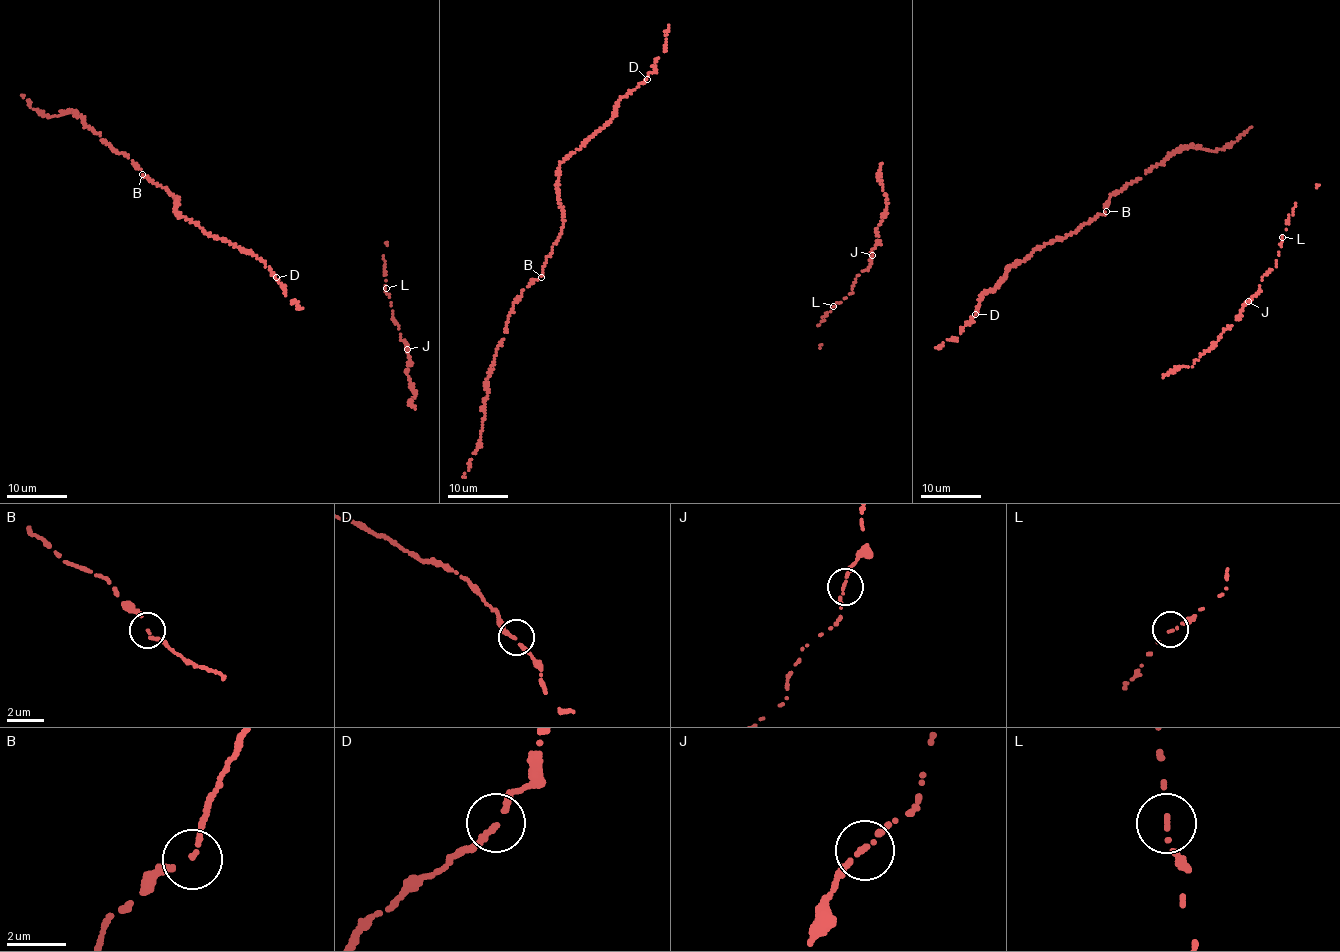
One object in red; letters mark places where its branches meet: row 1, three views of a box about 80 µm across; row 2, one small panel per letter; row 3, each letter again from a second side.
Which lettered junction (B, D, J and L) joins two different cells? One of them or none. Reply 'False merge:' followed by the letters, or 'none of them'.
False merge: none of them

